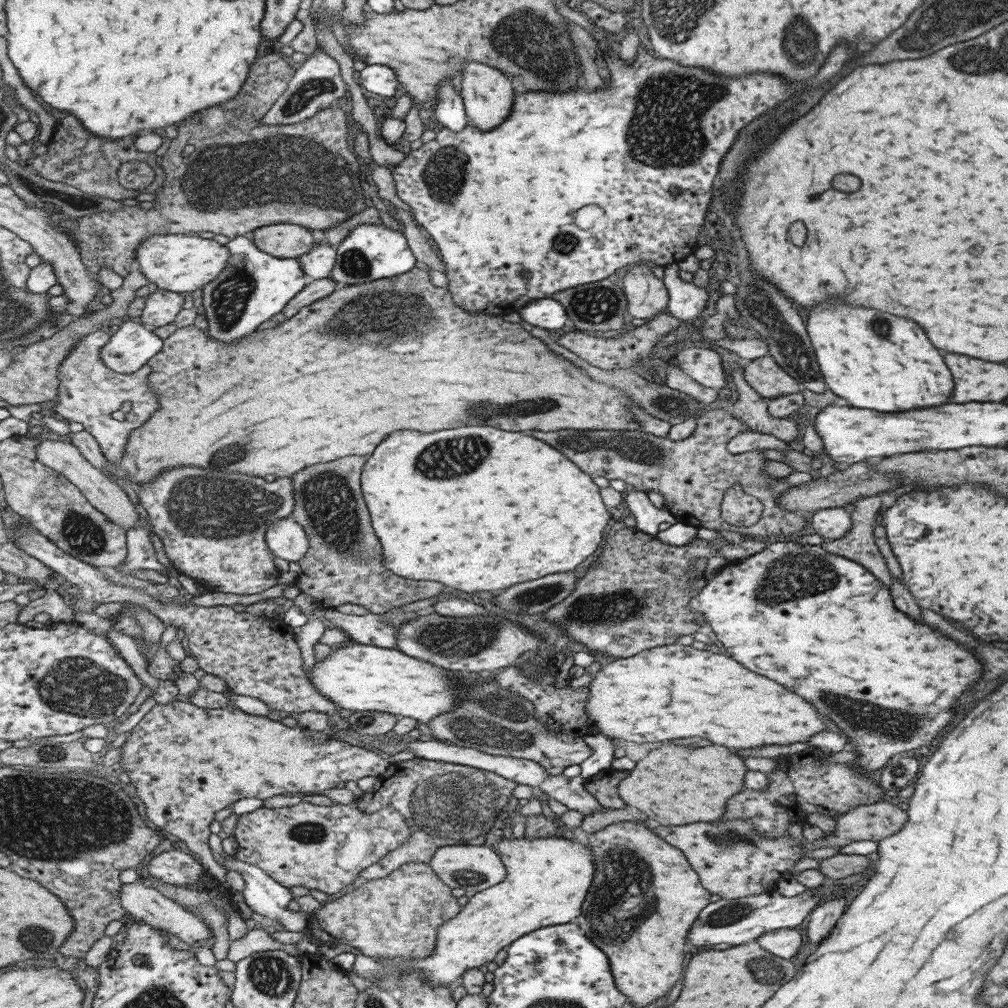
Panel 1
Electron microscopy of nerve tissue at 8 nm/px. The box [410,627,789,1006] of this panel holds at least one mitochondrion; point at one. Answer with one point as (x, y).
(624, 897)

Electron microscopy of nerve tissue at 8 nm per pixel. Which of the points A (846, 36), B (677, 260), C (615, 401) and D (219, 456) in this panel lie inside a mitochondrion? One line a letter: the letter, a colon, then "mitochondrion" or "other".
A: other
B: other
C: other
D: mitochondrion

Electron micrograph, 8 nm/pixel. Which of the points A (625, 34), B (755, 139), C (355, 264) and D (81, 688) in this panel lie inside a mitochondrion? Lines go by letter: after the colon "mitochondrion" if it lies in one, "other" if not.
A: other
B: mitochondrion
C: mitochondrion
D: mitochondrion

